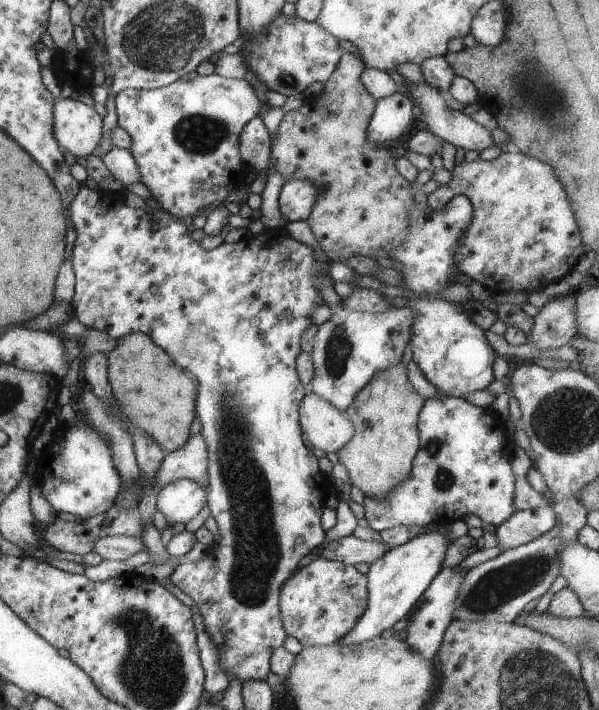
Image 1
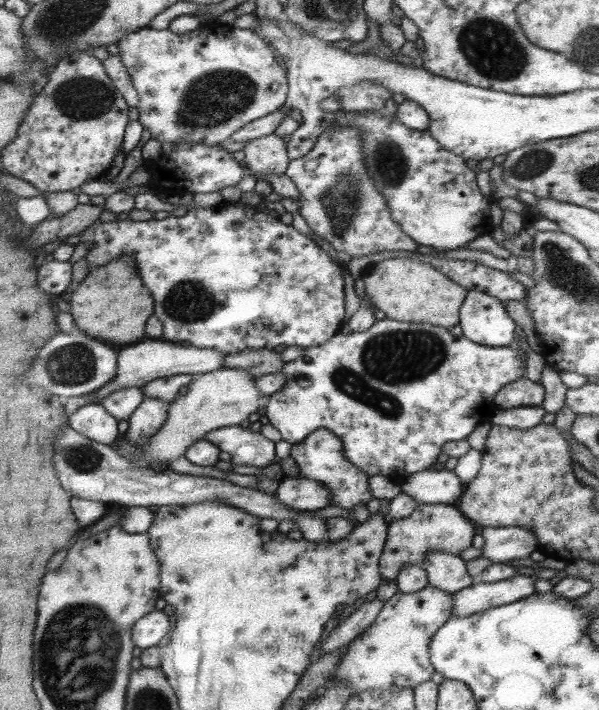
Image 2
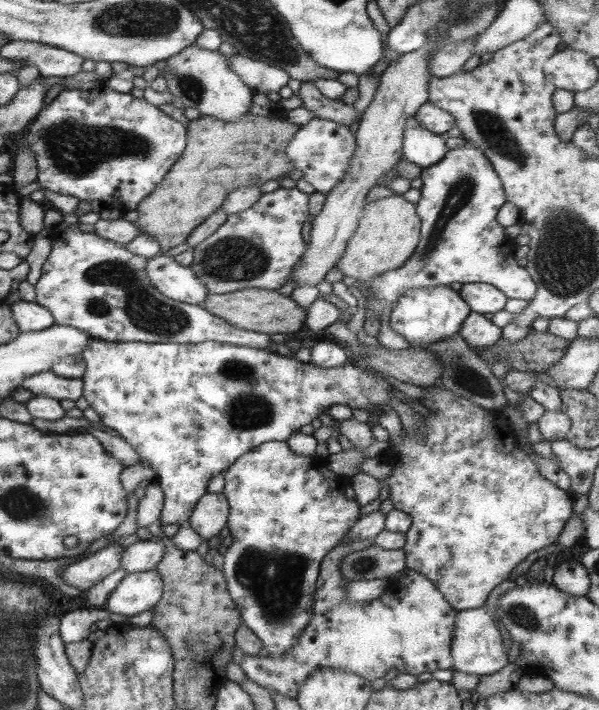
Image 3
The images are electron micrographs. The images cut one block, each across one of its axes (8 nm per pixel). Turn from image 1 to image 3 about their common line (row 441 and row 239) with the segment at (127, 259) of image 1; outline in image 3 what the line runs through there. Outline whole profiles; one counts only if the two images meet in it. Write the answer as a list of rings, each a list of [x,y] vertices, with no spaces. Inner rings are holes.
[[[279,187],[268,194],[261,194],[253,206],[227,215],[225,222],[217,230],[192,248],[192,262],[188,268],[195,274],[195,277],[199,278],[199,282],[205,286],[209,294],[227,294],[245,288],[275,291],[289,280],[293,268],[299,263],[305,251],[306,245],[301,236],[301,227],[309,216],[307,200],[308,196],[295,188],[285,190]]]

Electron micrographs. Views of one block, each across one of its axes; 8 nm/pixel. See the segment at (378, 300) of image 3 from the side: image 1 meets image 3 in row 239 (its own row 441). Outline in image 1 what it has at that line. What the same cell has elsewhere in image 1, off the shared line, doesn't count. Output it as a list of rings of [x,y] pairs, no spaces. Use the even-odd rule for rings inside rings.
[[[439,396],[439,398],[429,398],[425,400],[421,410],[418,414],[417,420],[417,430],[418,430],[418,439],[419,439],[419,448],[413,457],[413,462],[411,462],[411,472],[409,472],[409,478],[405,478],[405,482],[401,482],[397,488],[393,486],[391,492],[387,494],[387,498],[369,498],[363,494],[363,501],[361,505],[364,509],[364,518],[368,522],[368,527],[375,532],[384,528],[391,528],[392,526],[397,526],[400,524],[413,524],[416,526],[425,526],[425,525],[434,525],[442,524],[444,522],[452,522],[457,519],[465,519],[469,515],[477,516],[481,522],[484,524],[491,524],[491,526],[499,526],[503,524],[507,518],[515,512],[514,506],[514,482],[515,476],[513,476],[512,468],[510,465],[510,459],[503,454],[505,450],[505,430],[506,426],[503,420],[500,419],[498,415],[489,416],[487,412],[483,412],[483,407],[475,406],[471,403],[468,403],[464,399],[455,398],[455,397],[444,397]]]

